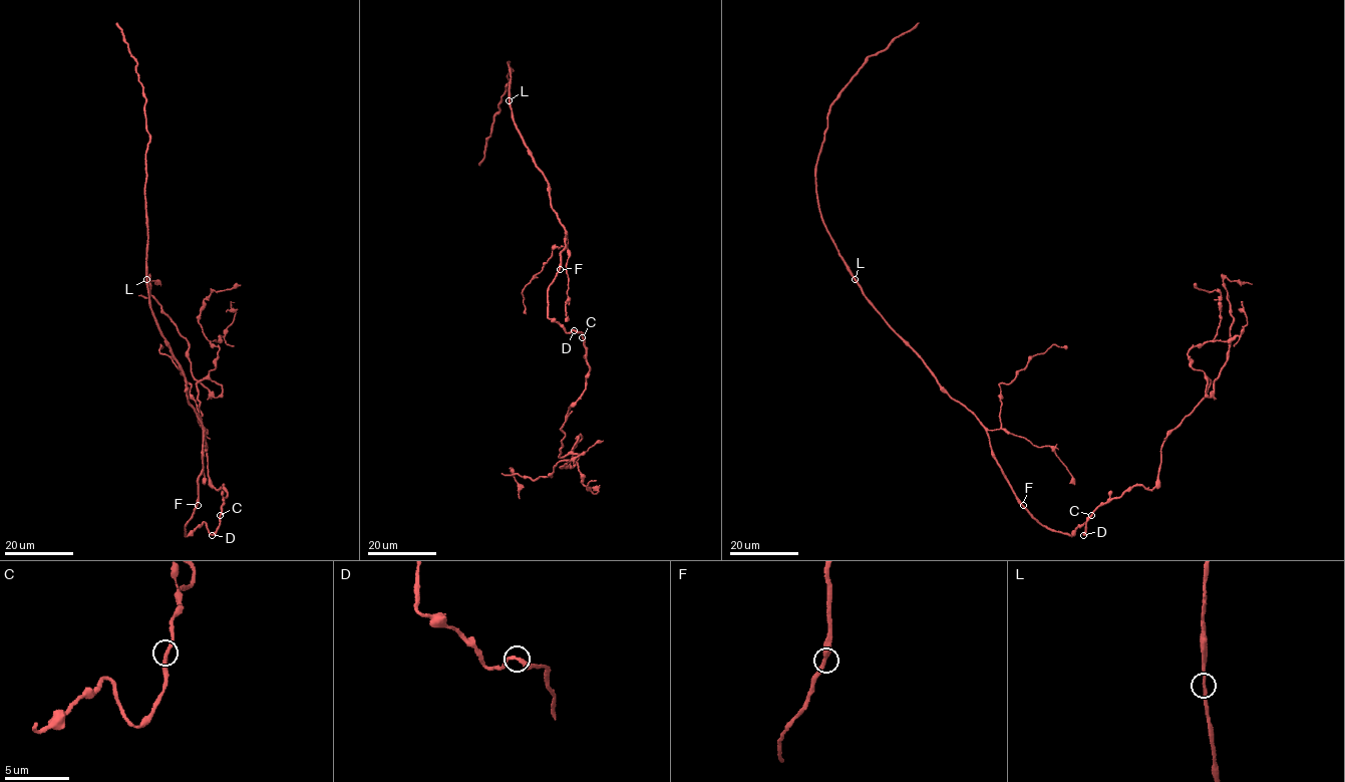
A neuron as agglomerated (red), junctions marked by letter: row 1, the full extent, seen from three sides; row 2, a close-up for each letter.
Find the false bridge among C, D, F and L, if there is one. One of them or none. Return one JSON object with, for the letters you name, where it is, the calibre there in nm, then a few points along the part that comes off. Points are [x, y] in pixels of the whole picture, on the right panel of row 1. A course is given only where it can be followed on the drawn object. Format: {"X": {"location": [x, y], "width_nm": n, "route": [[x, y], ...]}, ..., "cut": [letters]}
{"cut": []}

